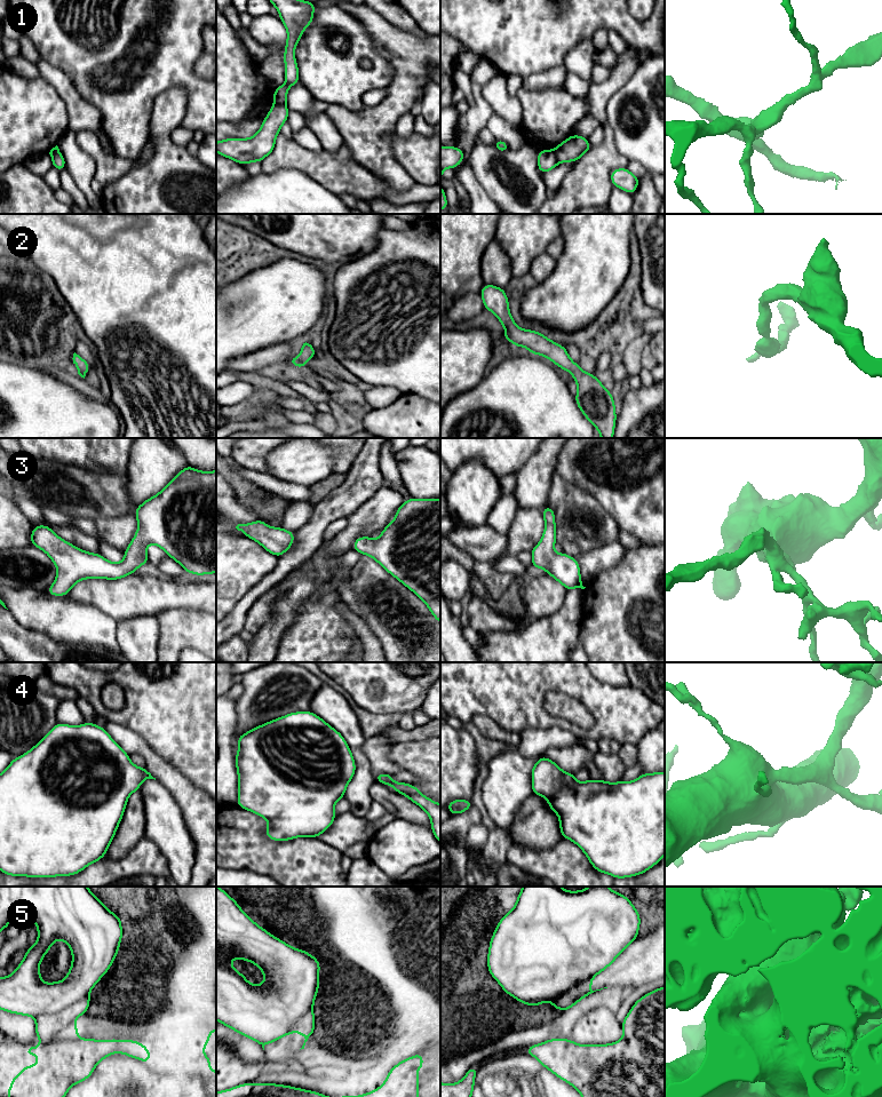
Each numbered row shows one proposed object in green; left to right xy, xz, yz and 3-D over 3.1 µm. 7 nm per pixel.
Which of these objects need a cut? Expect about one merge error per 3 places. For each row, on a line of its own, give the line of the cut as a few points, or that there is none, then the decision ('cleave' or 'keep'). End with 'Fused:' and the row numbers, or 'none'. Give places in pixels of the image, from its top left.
1: cut xz (273, 103), (285, 105); cleave
2: cut none; keep
3: cut none; keep
4: cut none; keep
5: cut xy (88, 993), (60, 1010), (42, 1012), (33, 1017); cleave
Fused: 1, 5

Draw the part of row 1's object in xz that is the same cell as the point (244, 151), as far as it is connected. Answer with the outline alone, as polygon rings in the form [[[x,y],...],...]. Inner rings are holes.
[[[273,104],[263,120],[260,130],[248,138],[227,138],[216,142],[216,152],[236,162],[247,165],[253,161],[261,162],[275,150],[276,137],[281,126],[287,121],[288,108]]]

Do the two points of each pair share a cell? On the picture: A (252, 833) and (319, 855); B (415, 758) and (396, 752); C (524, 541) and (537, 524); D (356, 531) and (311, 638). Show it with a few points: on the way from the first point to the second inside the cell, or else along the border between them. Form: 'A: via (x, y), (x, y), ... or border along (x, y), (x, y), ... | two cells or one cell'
A: via (269, 850), (273, 855), (302, 855) | one cell
B: via (411, 756), (400, 754) | one cell
C: via (524, 537), (532, 529) | one cell
D: border along (328, 580), (323, 582), (308, 598) | two cells

